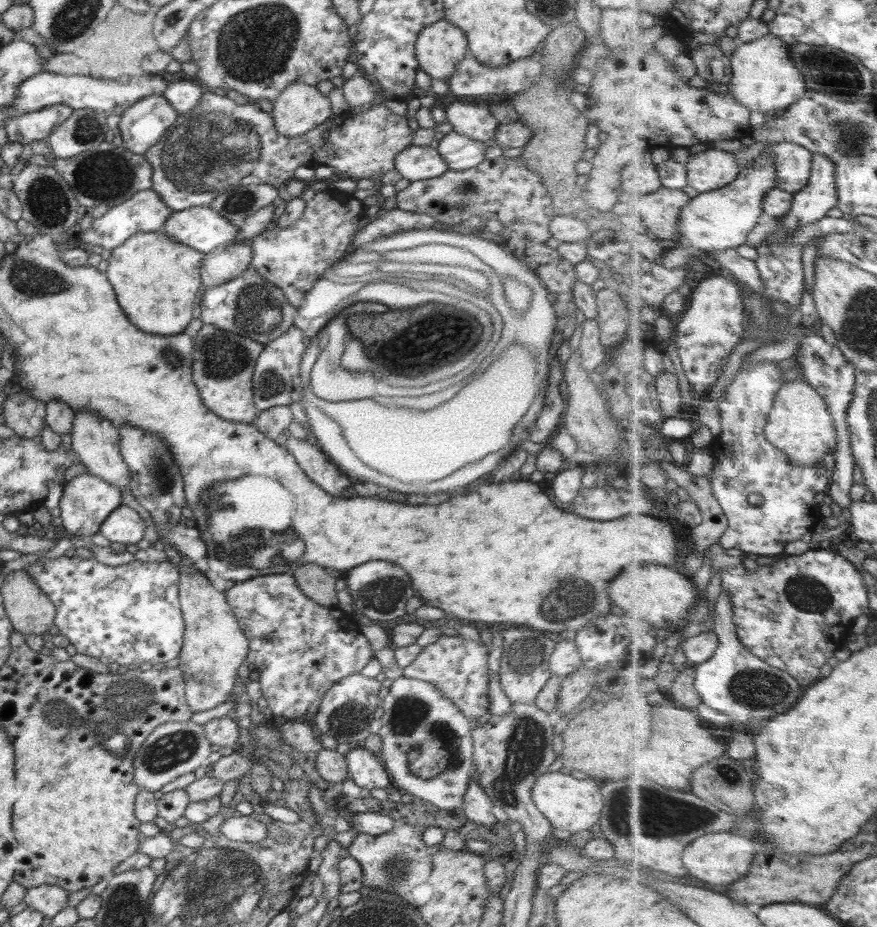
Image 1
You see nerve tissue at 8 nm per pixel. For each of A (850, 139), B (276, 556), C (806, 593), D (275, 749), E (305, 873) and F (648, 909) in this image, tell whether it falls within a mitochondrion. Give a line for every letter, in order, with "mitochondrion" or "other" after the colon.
A: mitochondrion
B: mitochondrion
C: mitochondrion
D: other
E: other
F: other

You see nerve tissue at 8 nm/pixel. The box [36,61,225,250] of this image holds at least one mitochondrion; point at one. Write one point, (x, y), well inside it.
(103, 176)

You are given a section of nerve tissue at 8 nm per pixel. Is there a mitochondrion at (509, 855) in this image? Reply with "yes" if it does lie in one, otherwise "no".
no

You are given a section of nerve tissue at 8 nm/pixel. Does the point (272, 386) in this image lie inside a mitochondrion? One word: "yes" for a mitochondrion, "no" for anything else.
yes

